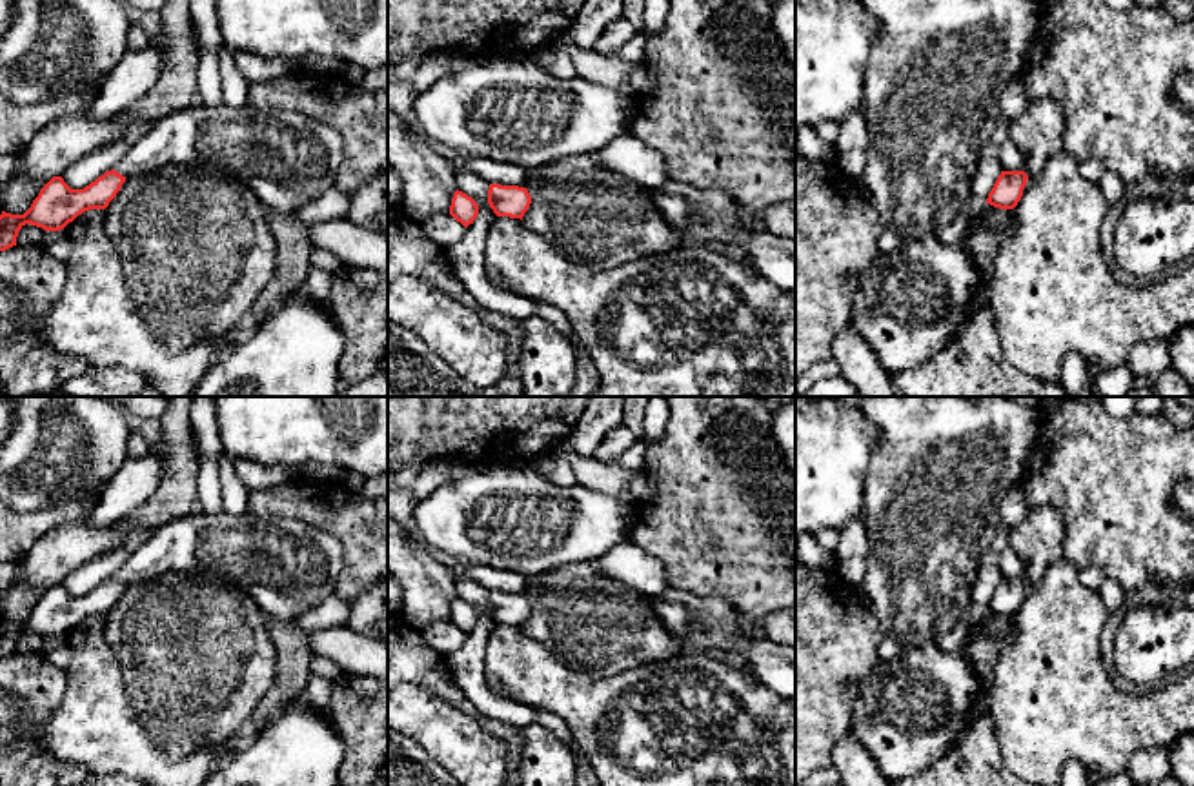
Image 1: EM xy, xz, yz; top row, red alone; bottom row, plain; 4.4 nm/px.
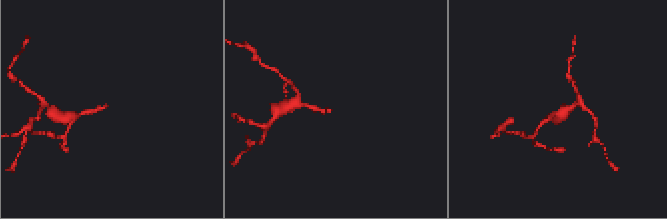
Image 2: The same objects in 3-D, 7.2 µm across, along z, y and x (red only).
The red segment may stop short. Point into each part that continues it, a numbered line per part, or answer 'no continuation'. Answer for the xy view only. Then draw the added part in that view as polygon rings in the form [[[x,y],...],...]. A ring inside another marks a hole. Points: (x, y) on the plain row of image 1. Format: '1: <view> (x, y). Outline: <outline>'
1: xy (286, 566). Outline: [[[198,513],[177,517],[151,529],[115,575],[126,586],[167,571],[202,573],[238,586],[271,620],[293,620],[333,595],[344,566],[344,548],[328,531],[291,517]]]

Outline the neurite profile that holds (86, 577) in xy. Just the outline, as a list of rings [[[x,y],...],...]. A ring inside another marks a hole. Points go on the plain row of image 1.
[[[135,542],[131,548],[118,548],[111,553],[93,559],[87,564],[82,564],[71,575],[66,577],[66,580],[62,582],[64,590],[71,597],[84,597],[106,579],[115,577],[118,569],[127,562],[137,544],[138,542]]]

